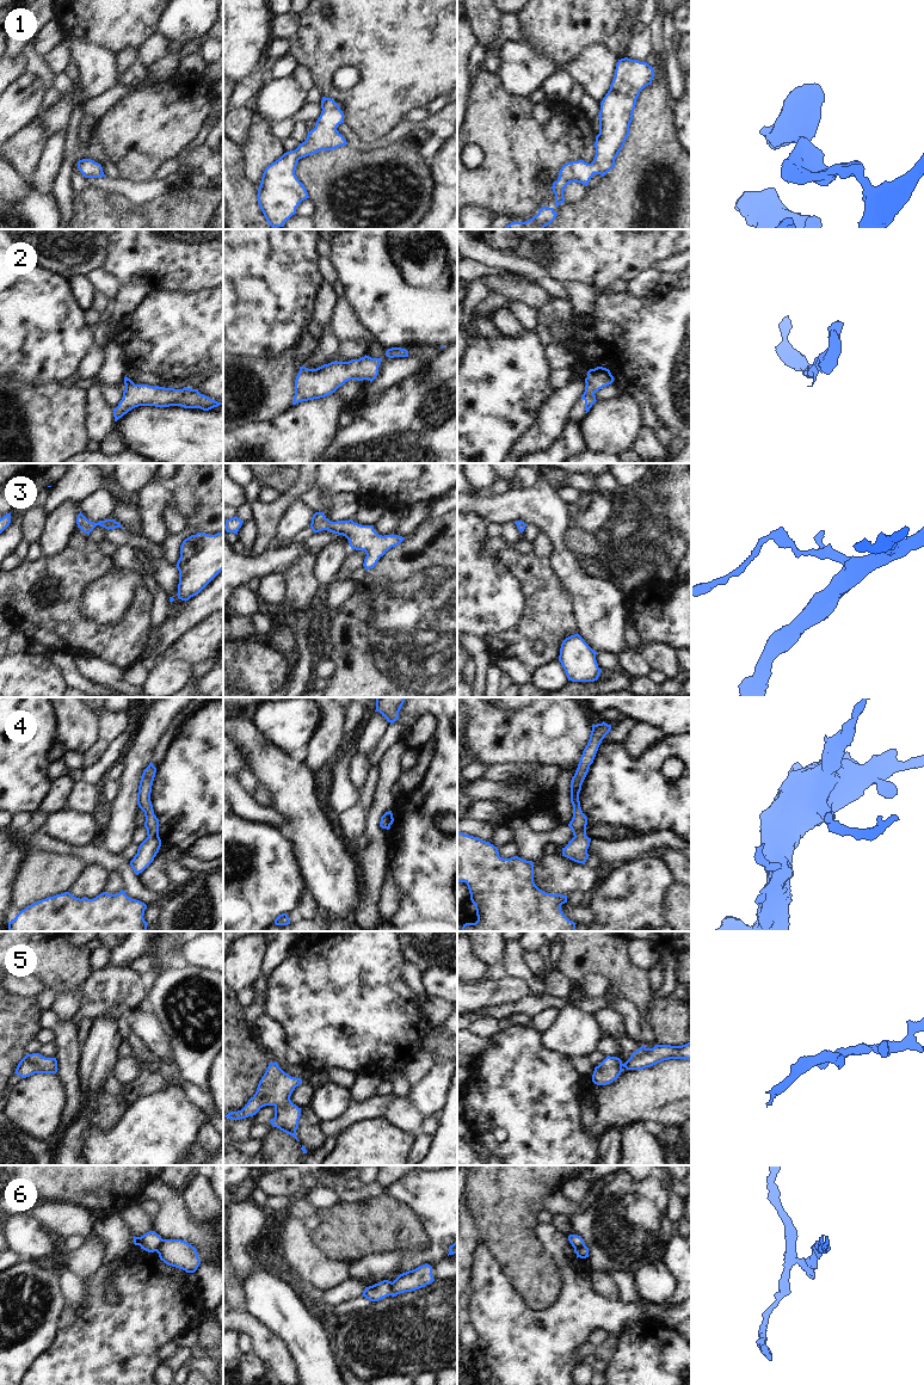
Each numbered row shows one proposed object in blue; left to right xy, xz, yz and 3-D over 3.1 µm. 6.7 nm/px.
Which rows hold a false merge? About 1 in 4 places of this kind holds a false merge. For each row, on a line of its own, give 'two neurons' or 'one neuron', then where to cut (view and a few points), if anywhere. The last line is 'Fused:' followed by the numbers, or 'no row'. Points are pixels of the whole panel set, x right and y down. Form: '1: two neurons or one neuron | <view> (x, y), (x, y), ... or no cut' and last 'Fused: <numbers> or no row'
1: one neuron | no cut
2: one neuron | no cut
3: one neuron | no cut
4: one neuron | no cut
5: one neuron | no cut
6: two neurons | xz (392, 1282), (389, 1294)
Fused: 6

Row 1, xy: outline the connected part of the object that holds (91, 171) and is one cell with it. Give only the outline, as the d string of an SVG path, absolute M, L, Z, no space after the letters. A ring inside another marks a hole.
M82 159L78 161L78 168L85 178L100 178L106 177L103 172L100 164L94 162L91 159Z

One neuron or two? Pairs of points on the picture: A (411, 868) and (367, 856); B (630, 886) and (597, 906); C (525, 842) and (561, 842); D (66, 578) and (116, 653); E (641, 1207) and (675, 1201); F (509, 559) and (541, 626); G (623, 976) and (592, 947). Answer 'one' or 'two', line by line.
A: two
B: one
C: one
D: one
E: two
F: one
G: one

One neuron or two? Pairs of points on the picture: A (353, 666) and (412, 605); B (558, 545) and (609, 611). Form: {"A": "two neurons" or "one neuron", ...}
{"A": "one neuron", "B": "one neuron"}

